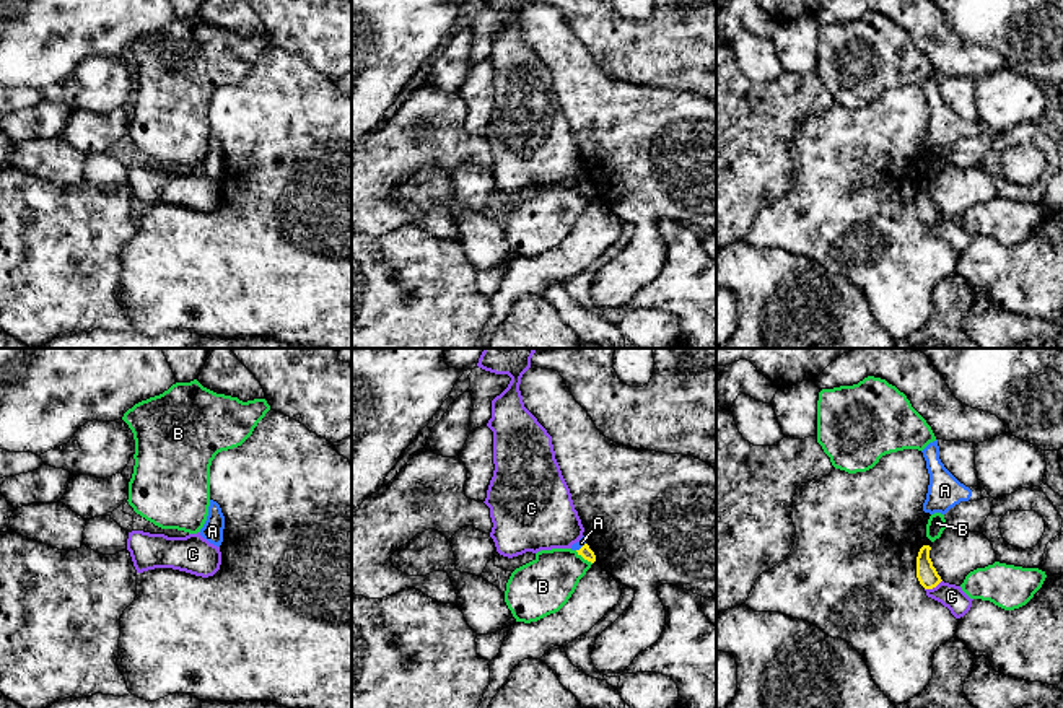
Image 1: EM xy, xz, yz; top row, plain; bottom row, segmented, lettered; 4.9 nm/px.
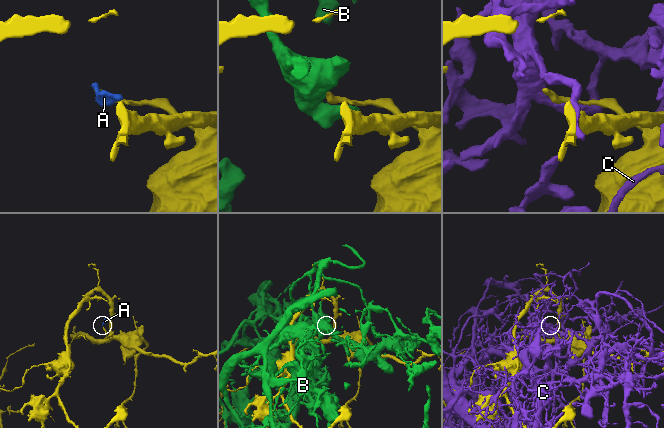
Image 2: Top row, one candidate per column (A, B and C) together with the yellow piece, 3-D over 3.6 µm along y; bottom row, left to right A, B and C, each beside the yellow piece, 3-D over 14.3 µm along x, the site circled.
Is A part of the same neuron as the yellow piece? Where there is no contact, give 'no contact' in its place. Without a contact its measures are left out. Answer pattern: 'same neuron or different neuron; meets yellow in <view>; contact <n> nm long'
different neuron; meets yellow in xz; contact 60 nm long

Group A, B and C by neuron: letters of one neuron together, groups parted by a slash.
A / B / C

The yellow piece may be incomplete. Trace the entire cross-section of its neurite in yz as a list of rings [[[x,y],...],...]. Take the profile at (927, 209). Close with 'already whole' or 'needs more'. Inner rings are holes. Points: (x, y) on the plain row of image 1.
[[[923,181],[916,192],[916,213],[925,225],[933,225],[943,216],[933,202],[930,186],[930,181]]]; already whole

